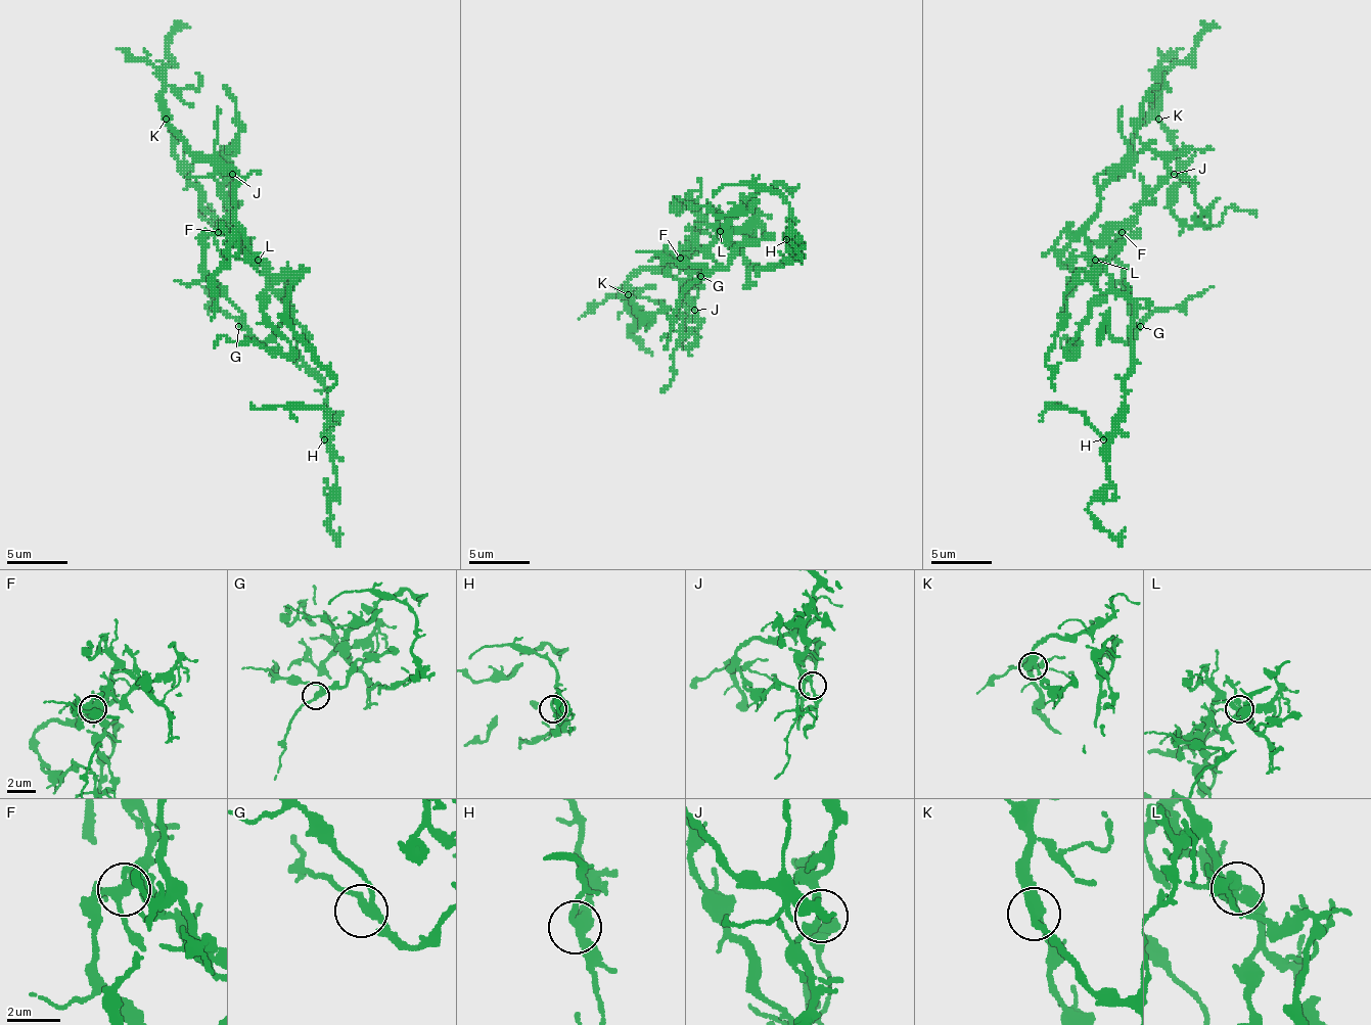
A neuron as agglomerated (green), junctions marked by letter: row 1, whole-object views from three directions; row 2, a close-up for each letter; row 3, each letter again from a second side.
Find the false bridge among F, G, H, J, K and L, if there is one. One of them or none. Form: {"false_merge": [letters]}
{"false_merge": []}

